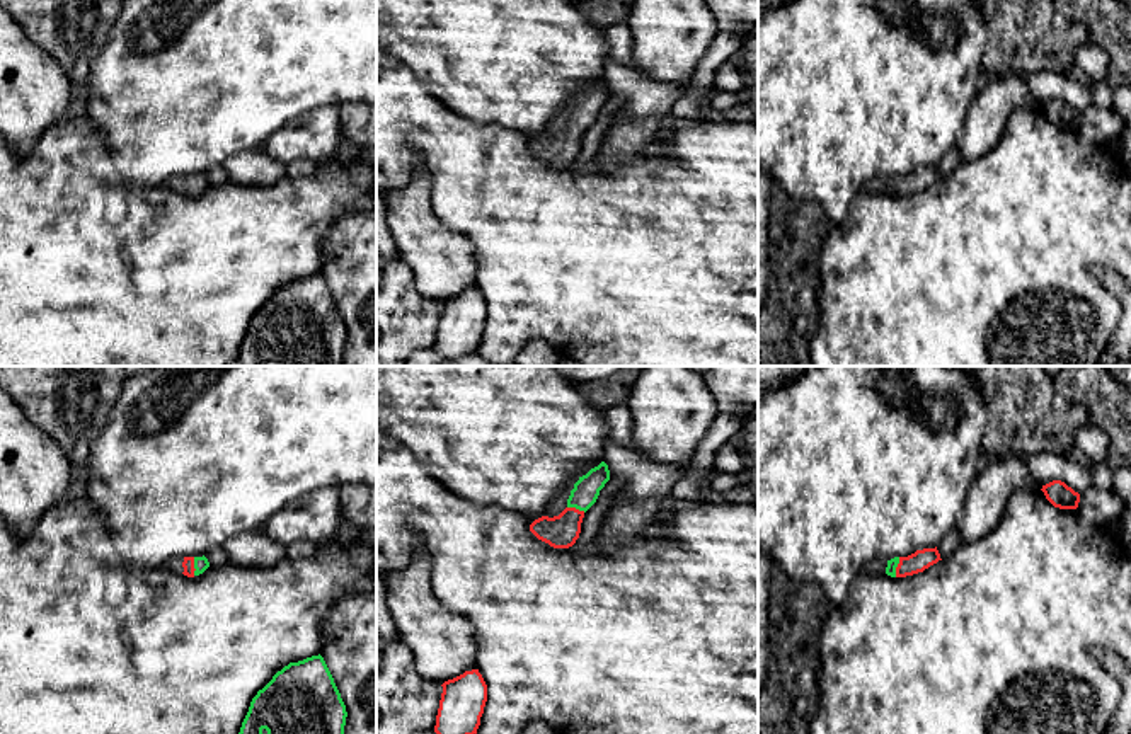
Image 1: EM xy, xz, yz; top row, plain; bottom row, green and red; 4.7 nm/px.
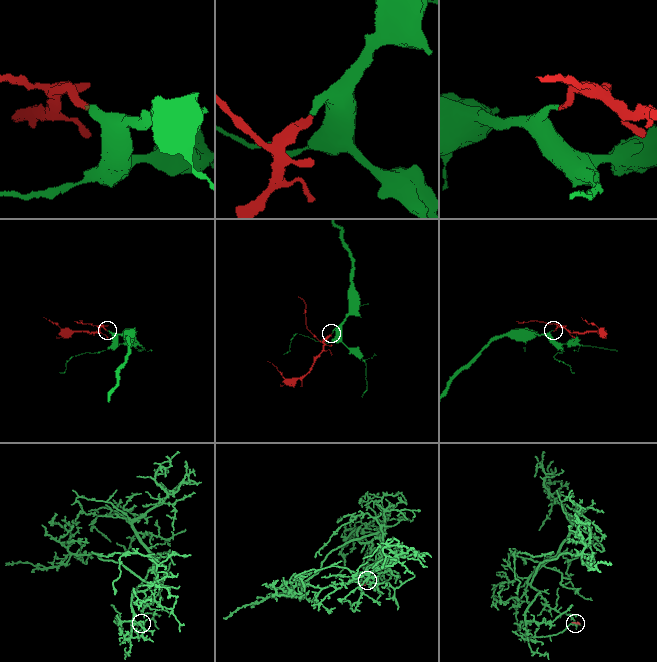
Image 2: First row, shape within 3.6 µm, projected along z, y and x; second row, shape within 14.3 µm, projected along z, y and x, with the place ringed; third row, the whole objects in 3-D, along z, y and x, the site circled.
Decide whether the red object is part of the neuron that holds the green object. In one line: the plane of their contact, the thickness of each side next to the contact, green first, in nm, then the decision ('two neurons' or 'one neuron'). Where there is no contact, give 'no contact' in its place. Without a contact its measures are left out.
yz | 50/100 nm | one neuron

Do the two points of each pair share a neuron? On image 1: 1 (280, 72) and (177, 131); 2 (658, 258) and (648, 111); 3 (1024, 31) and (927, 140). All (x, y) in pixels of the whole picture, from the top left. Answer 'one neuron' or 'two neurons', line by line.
1: one neuron
2: two neurons
3: two neurons

